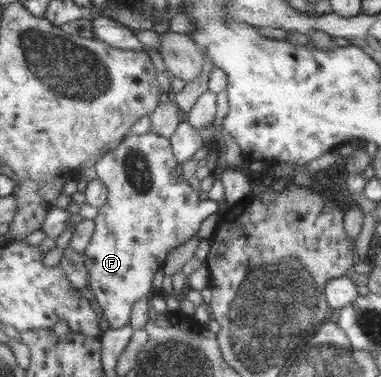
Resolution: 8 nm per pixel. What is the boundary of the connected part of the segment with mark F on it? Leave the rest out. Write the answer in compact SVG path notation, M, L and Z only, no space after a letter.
M150 131L144 135L128 135L94 164L98 179L108 188L109 198L95 219L95 234L83 258L89 274L87 287L94 292L110 330L131 325L134 304L147 296L153 297L155 276L165 265L170 251L192 240L206 218L220 214L219 202L202 200L200 193L176 172L179 163L171 138Z

